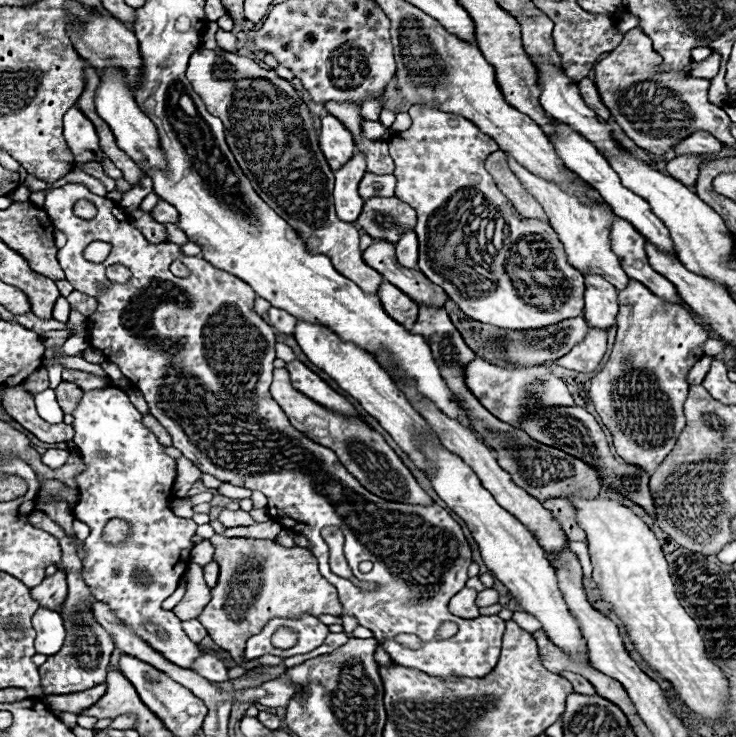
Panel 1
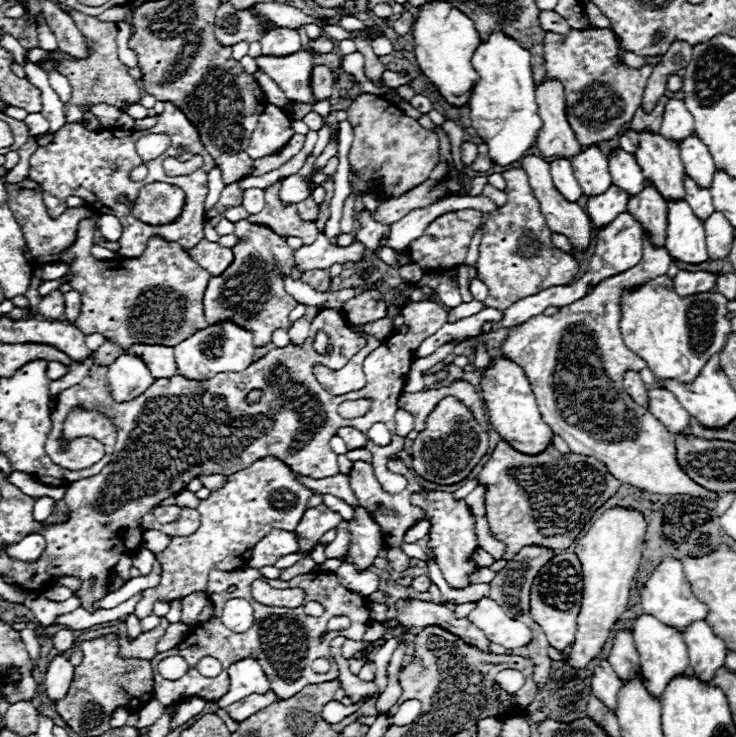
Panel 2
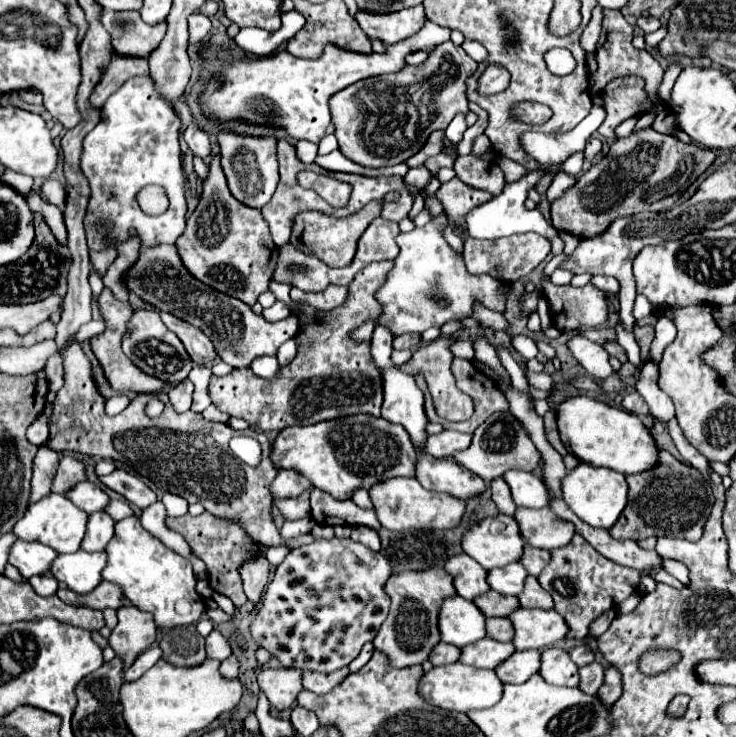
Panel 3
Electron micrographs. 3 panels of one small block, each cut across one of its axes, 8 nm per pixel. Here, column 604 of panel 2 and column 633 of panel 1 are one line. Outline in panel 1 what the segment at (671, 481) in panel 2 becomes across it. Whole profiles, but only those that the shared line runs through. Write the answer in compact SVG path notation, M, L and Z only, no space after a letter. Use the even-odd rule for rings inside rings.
M632 278L628 288L618 292L618 304L618 336L610 360L592 380L590 400L612 432L616 454L652 474L674 448L686 424L682 414L690 386L686 372L704 356L702 344L708 340L708 332L694 322L690 310L660 300Z

